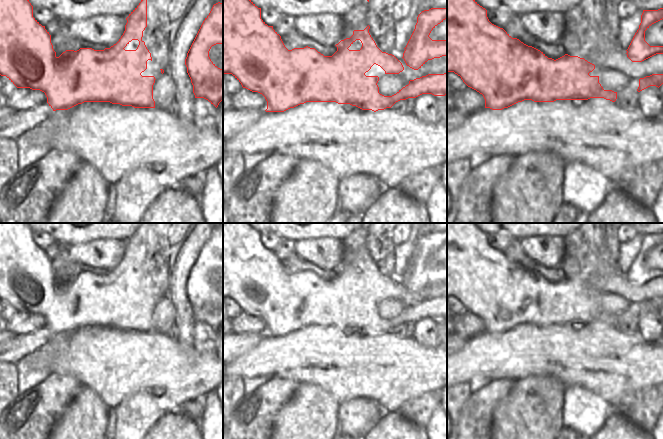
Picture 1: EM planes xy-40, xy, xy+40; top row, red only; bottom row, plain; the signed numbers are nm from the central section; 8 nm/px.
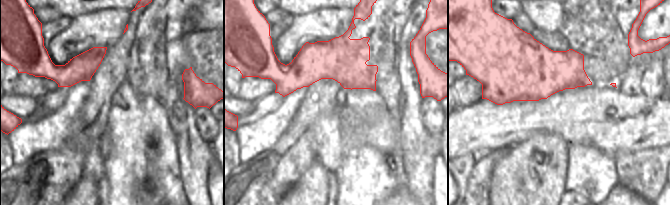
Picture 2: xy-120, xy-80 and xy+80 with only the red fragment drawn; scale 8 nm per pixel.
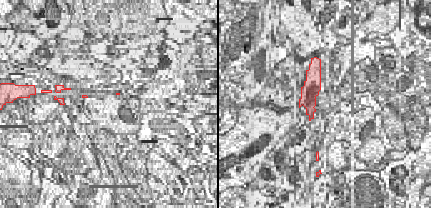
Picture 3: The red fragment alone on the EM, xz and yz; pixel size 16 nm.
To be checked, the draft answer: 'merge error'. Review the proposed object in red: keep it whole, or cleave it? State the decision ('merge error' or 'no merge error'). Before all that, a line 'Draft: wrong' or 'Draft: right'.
Draft: wrong
no merge error

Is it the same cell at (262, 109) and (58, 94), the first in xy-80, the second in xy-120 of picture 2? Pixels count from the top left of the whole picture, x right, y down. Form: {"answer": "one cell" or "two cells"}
{"answer": "one cell"}

